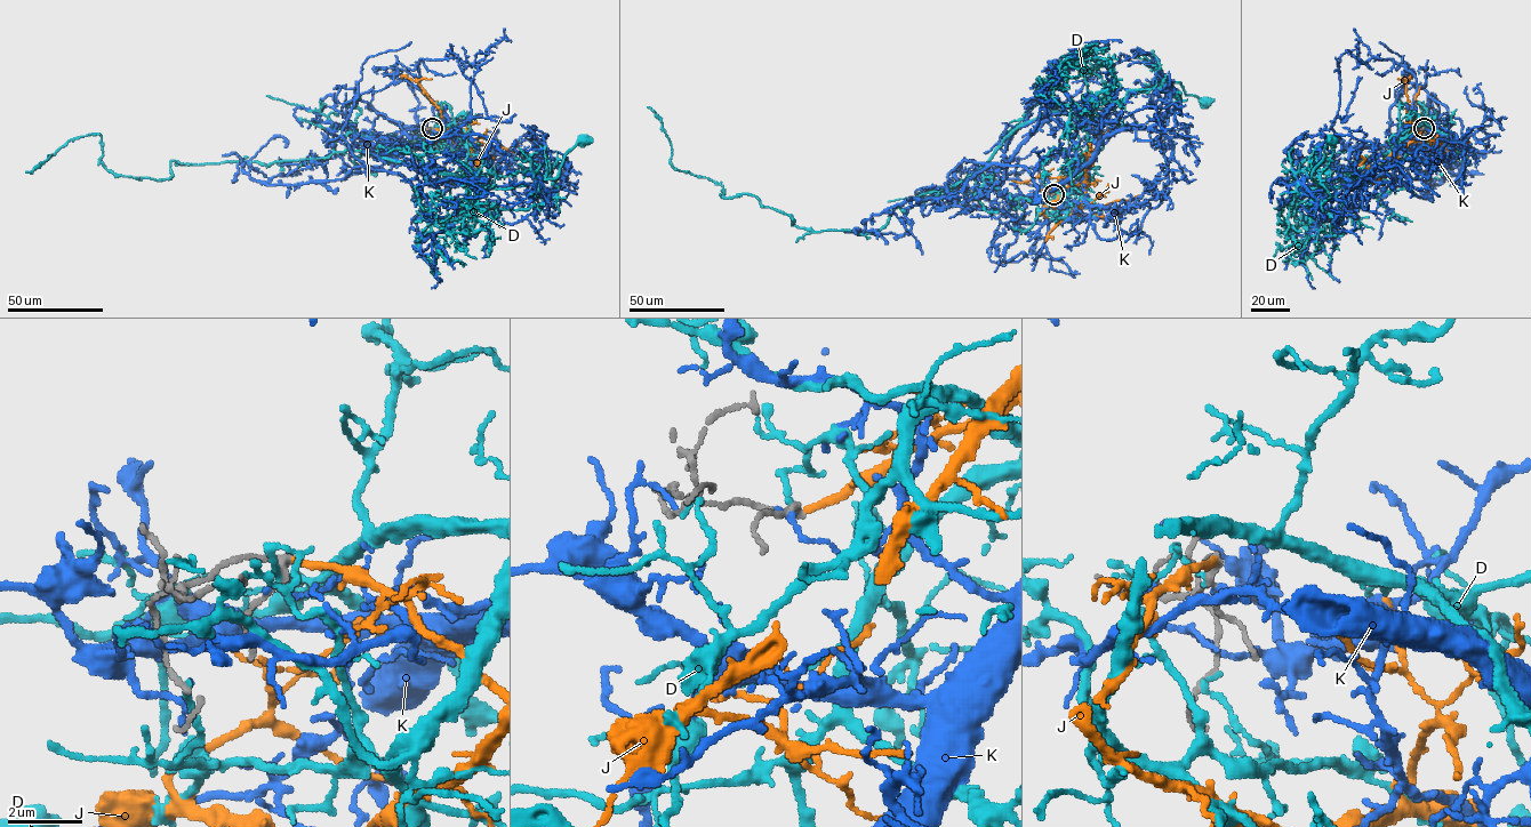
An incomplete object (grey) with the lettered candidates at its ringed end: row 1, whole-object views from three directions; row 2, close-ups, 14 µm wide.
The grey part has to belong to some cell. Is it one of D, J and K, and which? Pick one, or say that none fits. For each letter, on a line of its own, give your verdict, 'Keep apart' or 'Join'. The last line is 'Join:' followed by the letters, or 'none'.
D: Keep apart
J: Join
K: Keep apart
Join: J

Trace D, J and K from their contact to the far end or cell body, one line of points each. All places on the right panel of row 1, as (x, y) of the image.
D: (1424, 128), (1420, 130), (1423, 137), (1418, 136), (1419, 127), (1365, 174), (1325, 189), (1312, 176), (1330, 141)
J: (1424, 127), (1412, 139), (1407, 115), (1405, 81), (1411, 73), (1408, 73)
K: (1424, 129), (1384, 167), (1413, 195), (1432, 198), (1395, 167), (1437, 185), (1463, 161), (1464, 147)

